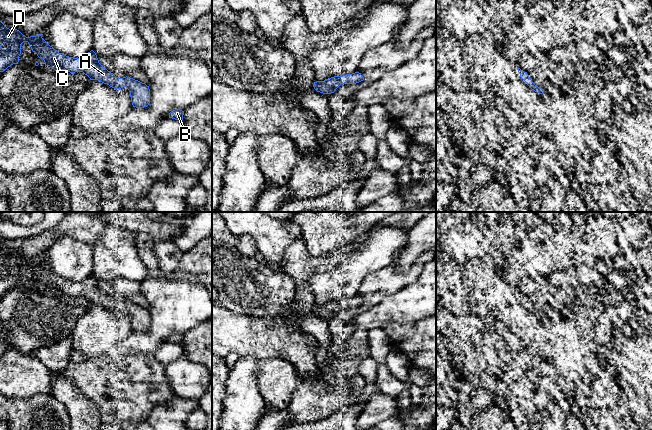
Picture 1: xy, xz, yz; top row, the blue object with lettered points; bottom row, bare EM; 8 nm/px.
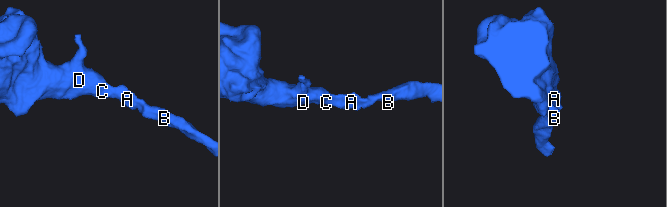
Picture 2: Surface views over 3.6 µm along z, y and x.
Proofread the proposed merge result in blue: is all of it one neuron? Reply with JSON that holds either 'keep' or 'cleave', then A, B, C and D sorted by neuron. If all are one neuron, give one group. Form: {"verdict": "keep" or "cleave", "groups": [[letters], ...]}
{"verdict": "keep", "groups": [["A", "B", "C", "D"]]}

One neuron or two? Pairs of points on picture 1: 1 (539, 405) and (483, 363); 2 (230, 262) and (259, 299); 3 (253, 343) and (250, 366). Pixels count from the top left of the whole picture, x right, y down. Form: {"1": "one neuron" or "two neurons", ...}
{"1": "one neuron", "2": "one neuron", "3": "two neurons"}

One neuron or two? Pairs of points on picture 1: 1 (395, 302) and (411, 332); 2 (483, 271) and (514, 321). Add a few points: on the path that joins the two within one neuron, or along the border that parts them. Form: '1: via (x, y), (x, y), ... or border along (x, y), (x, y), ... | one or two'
1: border along (425, 317), (408, 323), (388, 322), (384, 328) | two
2: via (485, 283), (502, 300), (506, 309) | one

